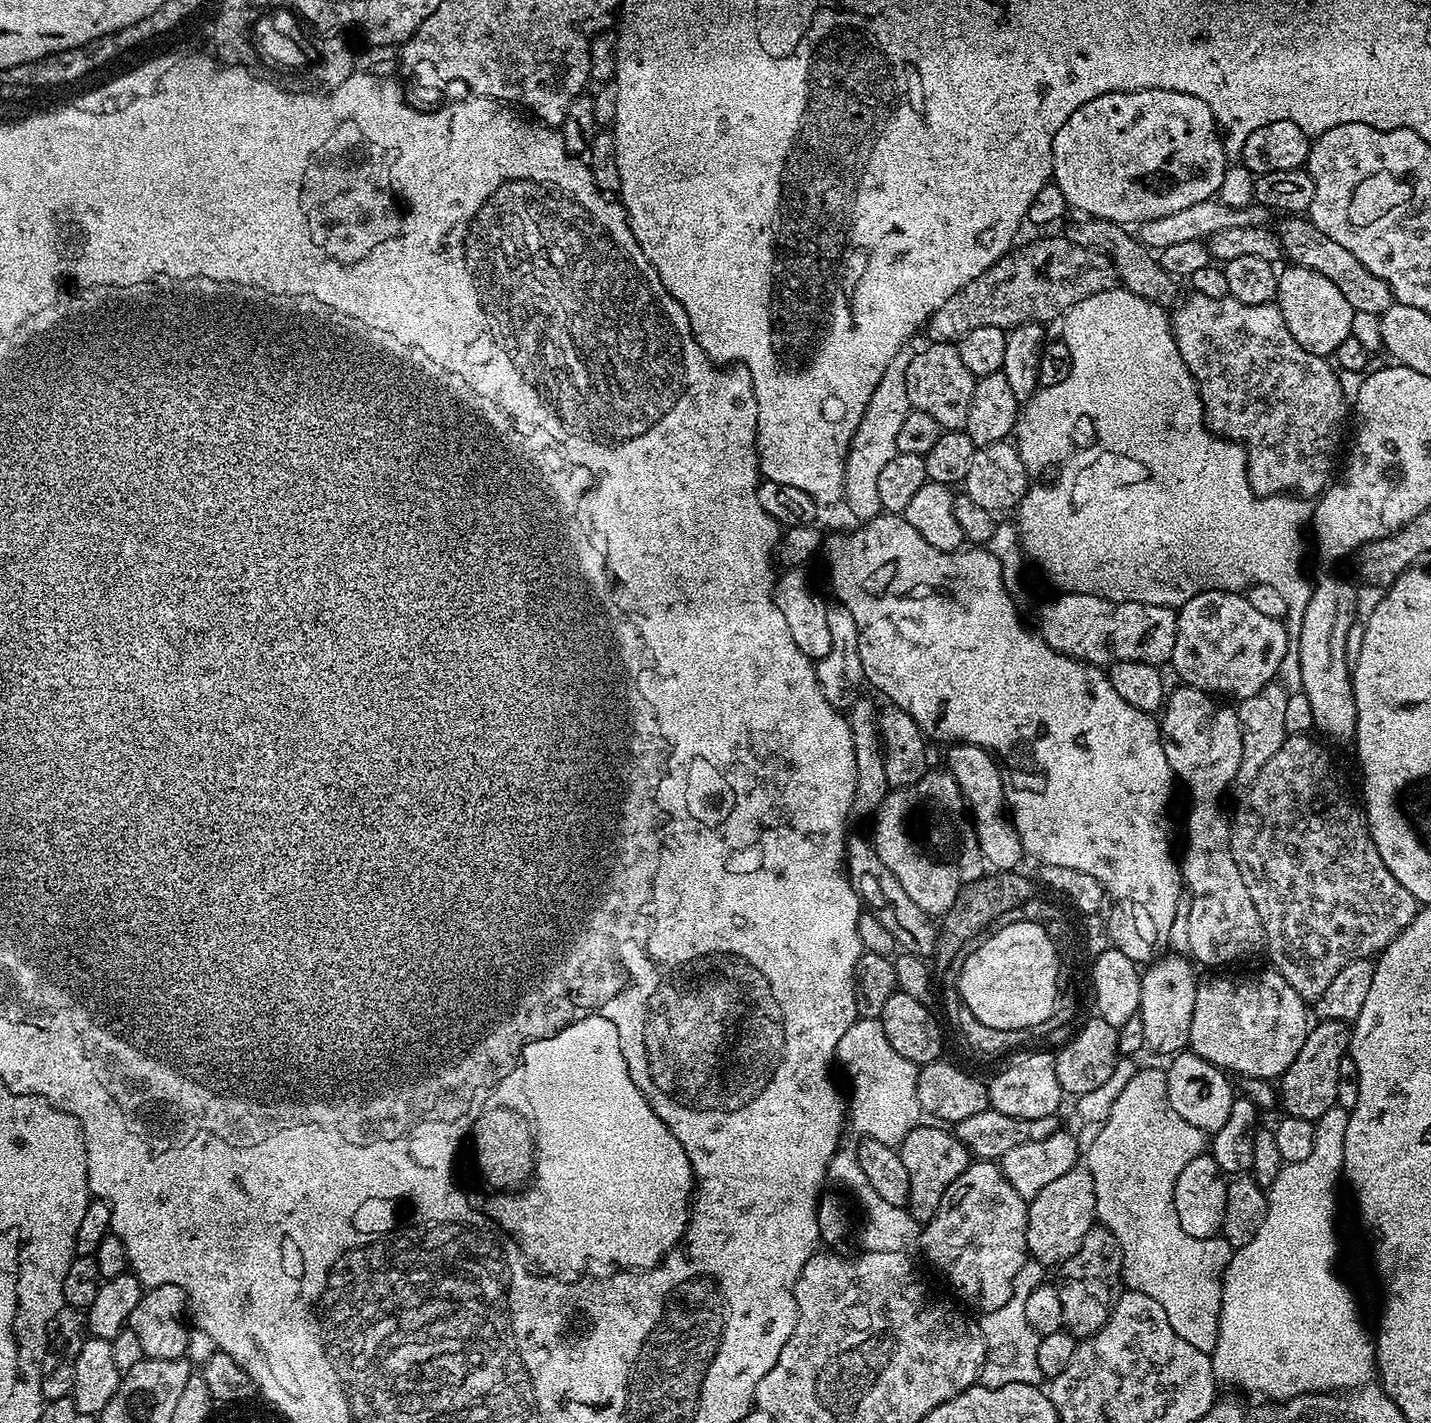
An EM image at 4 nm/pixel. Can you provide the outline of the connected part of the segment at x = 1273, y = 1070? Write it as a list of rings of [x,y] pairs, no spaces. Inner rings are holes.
[[[1268,968],[1246,978],[1204,979],[1197,985],[1194,1002],[1194,1016],[1190,1028],[1189,1047],[1191,1051],[1210,1061],[1217,1068],[1229,1073],[1242,1074],[1241,1077],[1258,1077],[1260,1079],[1277,1079],[1282,1076],[1294,1058],[1298,1056],[1302,1043],[1308,1036],[1307,1003],[1301,998],[1286,978],[1282,978],[1276,969]]]

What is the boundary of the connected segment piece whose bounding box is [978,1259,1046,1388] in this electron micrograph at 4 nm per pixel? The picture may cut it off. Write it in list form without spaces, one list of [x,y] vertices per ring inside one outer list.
[[[1029,1259],[1028,1263],[1022,1266],[1022,1270],[1018,1270],[1018,1278],[1014,1278],[1012,1296],[1006,1302],[1006,1306],[983,1313],[979,1317],[978,1323],[984,1335],[988,1355],[984,1369],[980,1372],[979,1383],[988,1388],[1010,1386],[1010,1382],[1039,1385],[1045,1379],[1042,1370],[1038,1370],[1038,1342],[1041,1336],[1026,1320],[1026,1298],[1036,1287],[1045,1283],[1044,1272],[1045,1265]]]

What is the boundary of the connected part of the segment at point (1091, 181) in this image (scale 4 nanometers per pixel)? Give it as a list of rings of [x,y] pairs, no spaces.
[[[1161,88],[1102,94],[1078,106],[1078,110],[1062,122],[1062,130],[1054,134],[1052,180],[1058,190],[1062,190],[1069,209],[1077,208],[1088,218],[1139,226],[1145,220],[1175,214],[1185,206],[1194,206],[1194,202],[1211,200],[1217,195],[1226,169],[1226,144],[1222,136],[1220,141],[1219,135],[1211,103],[1196,94]]]

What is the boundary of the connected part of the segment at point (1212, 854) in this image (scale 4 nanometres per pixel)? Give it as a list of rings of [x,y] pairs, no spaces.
[[[1179,686],[1167,693],[1162,709],[1162,739],[1164,741],[1164,749],[1166,750],[1166,762],[1170,762],[1173,777],[1177,781],[1180,780],[1188,787],[1188,796],[1192,801],[1188,804],[1188,825],[1185,826],[1184,832],[1188,835],[1188,841],[1184,844],[1184,864],[1179,865],[1182,877],[1183,887],[1186,889],[1186,903],[1188,905],[1188,933],[1190,934],[1190,942],[1188,943],[1188,952],[1191,959],[1197,965],[1205,964],[1208,968],[1220,968],[1223,964],[1232,964],[1235,960],[1240,960],[1243,956],[1248,956],[1251,952],[1261,951],[1264,944],[1264,927],[1258,918],[1258,910],[1254,906],[1254,902],[1250,898],[1250,890],[1246,890],[1246,882],[1242,882],[1242,874],[1238,874],[1238,866],[1234,862],[1234,854],[1230,850],[1230,834],[1232,826],[1230,823],[1229,813],[1224,813],[1224,795],[1228,792],[1228,787],[1233,787],[1236,775],[1238,774],[1238,766],[1242,762],[1242,730],[1240,729],[1240,719],[1236,717],[1236,708],[1230,706],[1227,708],[1215,695],[1203,692],[1200,688],[1190,688],[1187,686]]]

